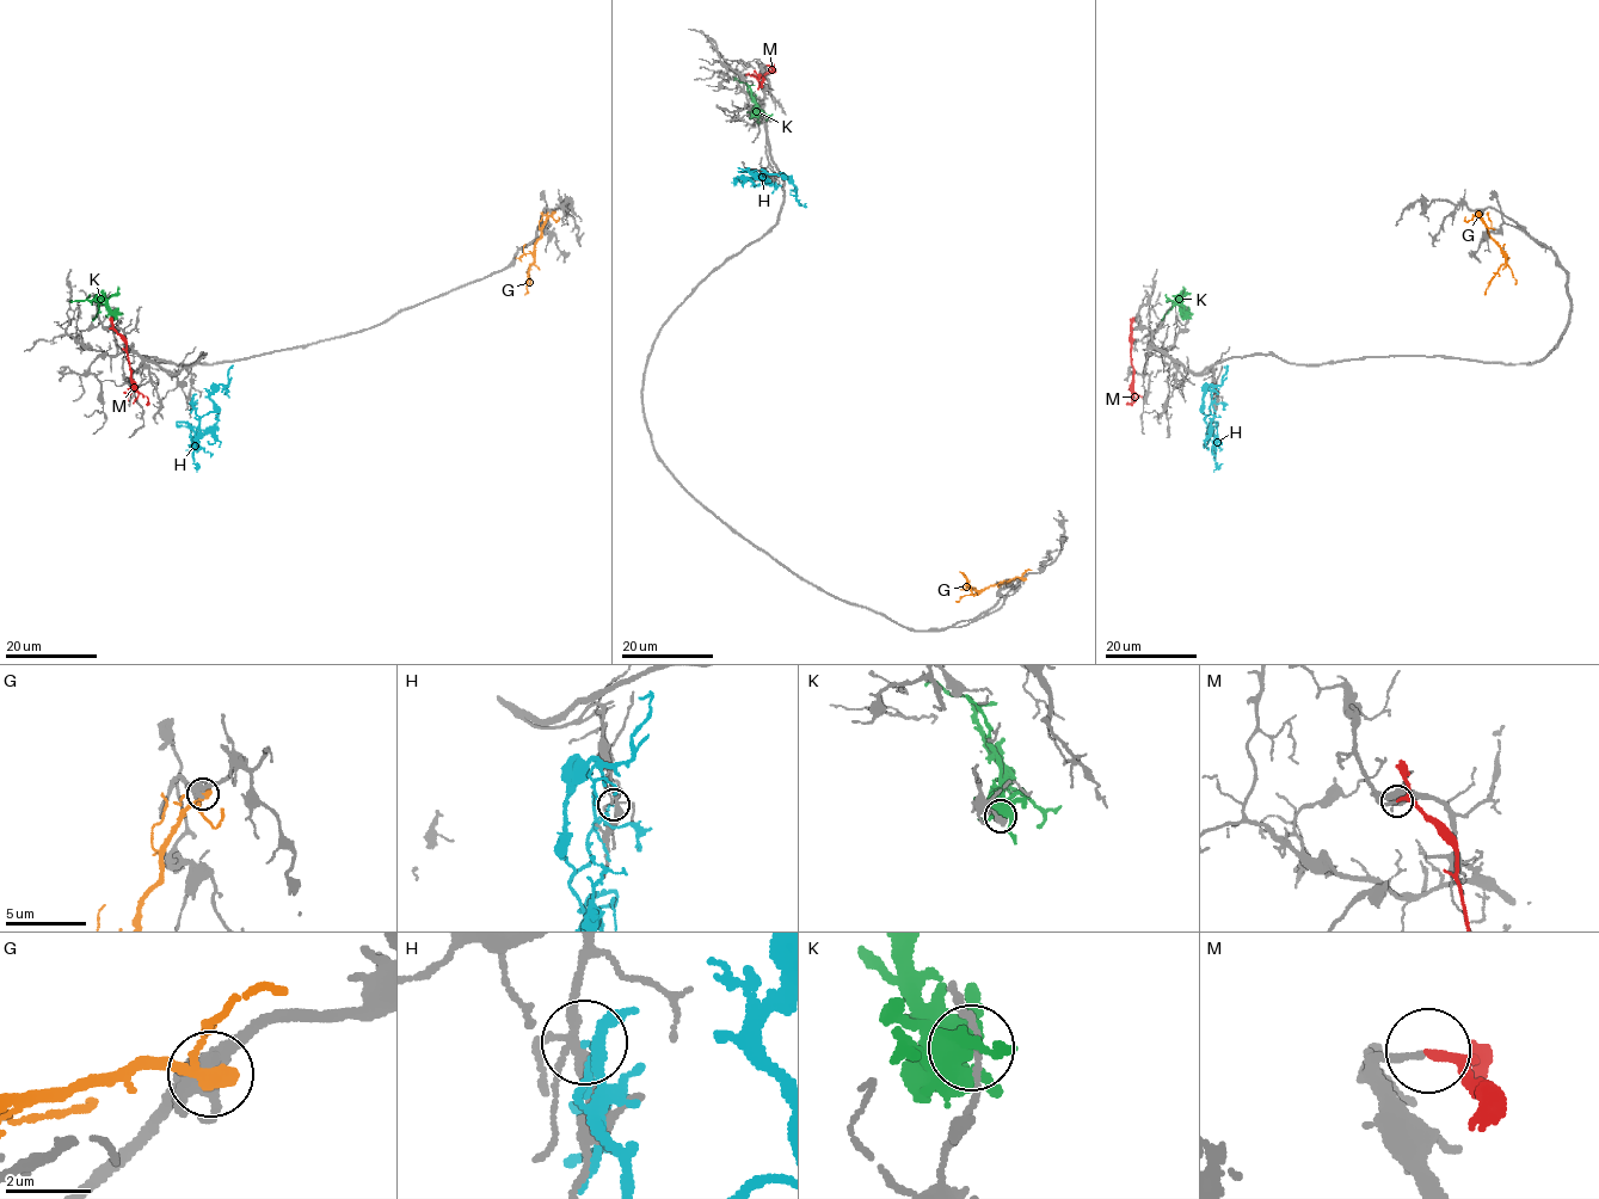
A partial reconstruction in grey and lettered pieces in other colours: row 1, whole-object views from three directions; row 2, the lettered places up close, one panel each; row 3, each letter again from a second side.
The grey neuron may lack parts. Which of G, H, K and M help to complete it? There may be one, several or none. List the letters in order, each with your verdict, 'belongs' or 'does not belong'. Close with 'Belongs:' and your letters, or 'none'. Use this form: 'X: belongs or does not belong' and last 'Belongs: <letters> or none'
G: does not belong
H: does not belong
K: does not belong
M: belongs
Belongs: M

